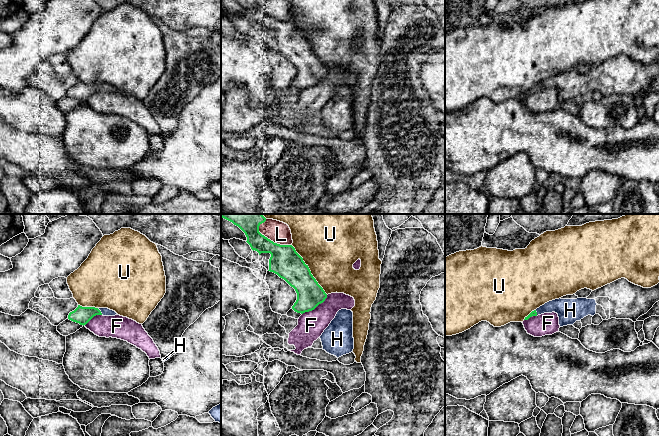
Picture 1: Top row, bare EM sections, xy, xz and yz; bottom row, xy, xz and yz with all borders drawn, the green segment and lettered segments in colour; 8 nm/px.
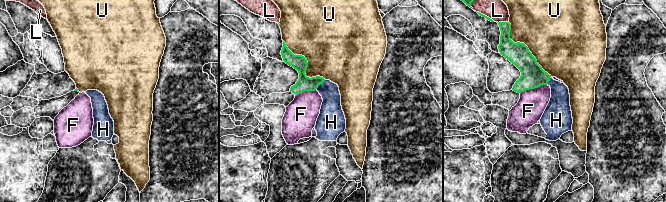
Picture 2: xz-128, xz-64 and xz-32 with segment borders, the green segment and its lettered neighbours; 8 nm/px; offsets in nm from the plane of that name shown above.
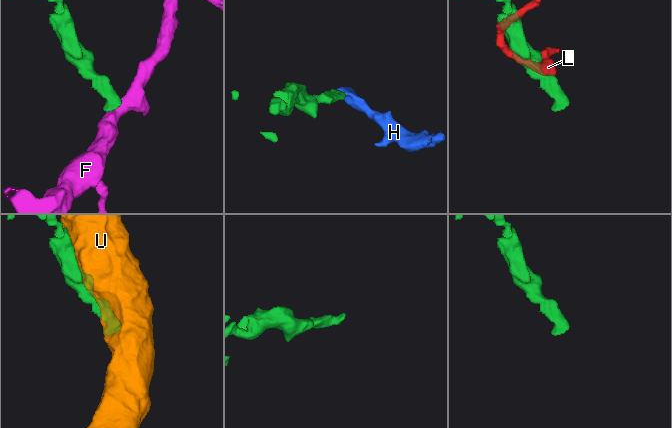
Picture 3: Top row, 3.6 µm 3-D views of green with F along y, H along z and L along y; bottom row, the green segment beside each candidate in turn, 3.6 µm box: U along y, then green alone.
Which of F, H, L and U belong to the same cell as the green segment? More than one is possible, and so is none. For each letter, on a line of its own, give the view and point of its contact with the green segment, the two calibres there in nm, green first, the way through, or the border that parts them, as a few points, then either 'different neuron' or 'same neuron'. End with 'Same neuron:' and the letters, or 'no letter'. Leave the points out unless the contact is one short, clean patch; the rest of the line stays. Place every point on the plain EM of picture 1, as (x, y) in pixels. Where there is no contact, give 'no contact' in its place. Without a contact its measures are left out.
F: meets green in xz at (315, 83); 220 nm thick on the green side, 220 nm on the other; border along xz (327, 71), (313, 85), (302, 90); different neuron
H: meets green in xy at (100, 87); 140 nm thick on the green side, 60 nm on the other; runs through xy (82, 91), (92, 87), (100, 87), (105, 87); same neuron
L: meets green in xz at (272, 17); 240 nm thick on the green side, 160 nm on the other; different neuron
U: meets green in xz at (309, 46); 240 nm thick on the green side, 440 nm on the other; different neuron
Same neuron: H

